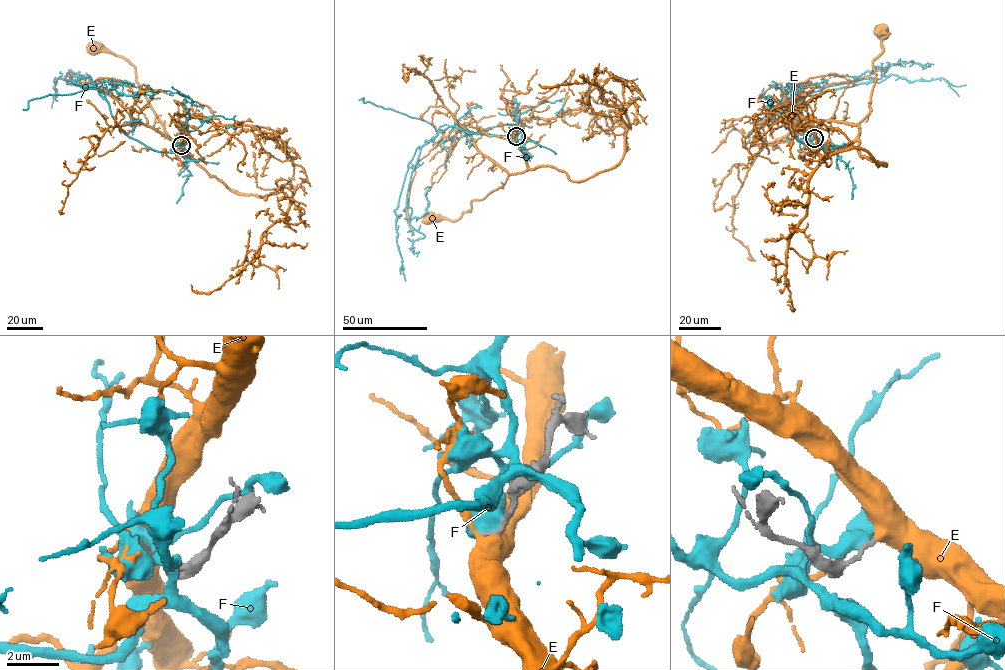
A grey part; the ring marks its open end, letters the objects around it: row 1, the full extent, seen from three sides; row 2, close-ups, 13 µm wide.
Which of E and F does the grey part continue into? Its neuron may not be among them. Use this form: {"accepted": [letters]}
{"accepted": ["E"]}

